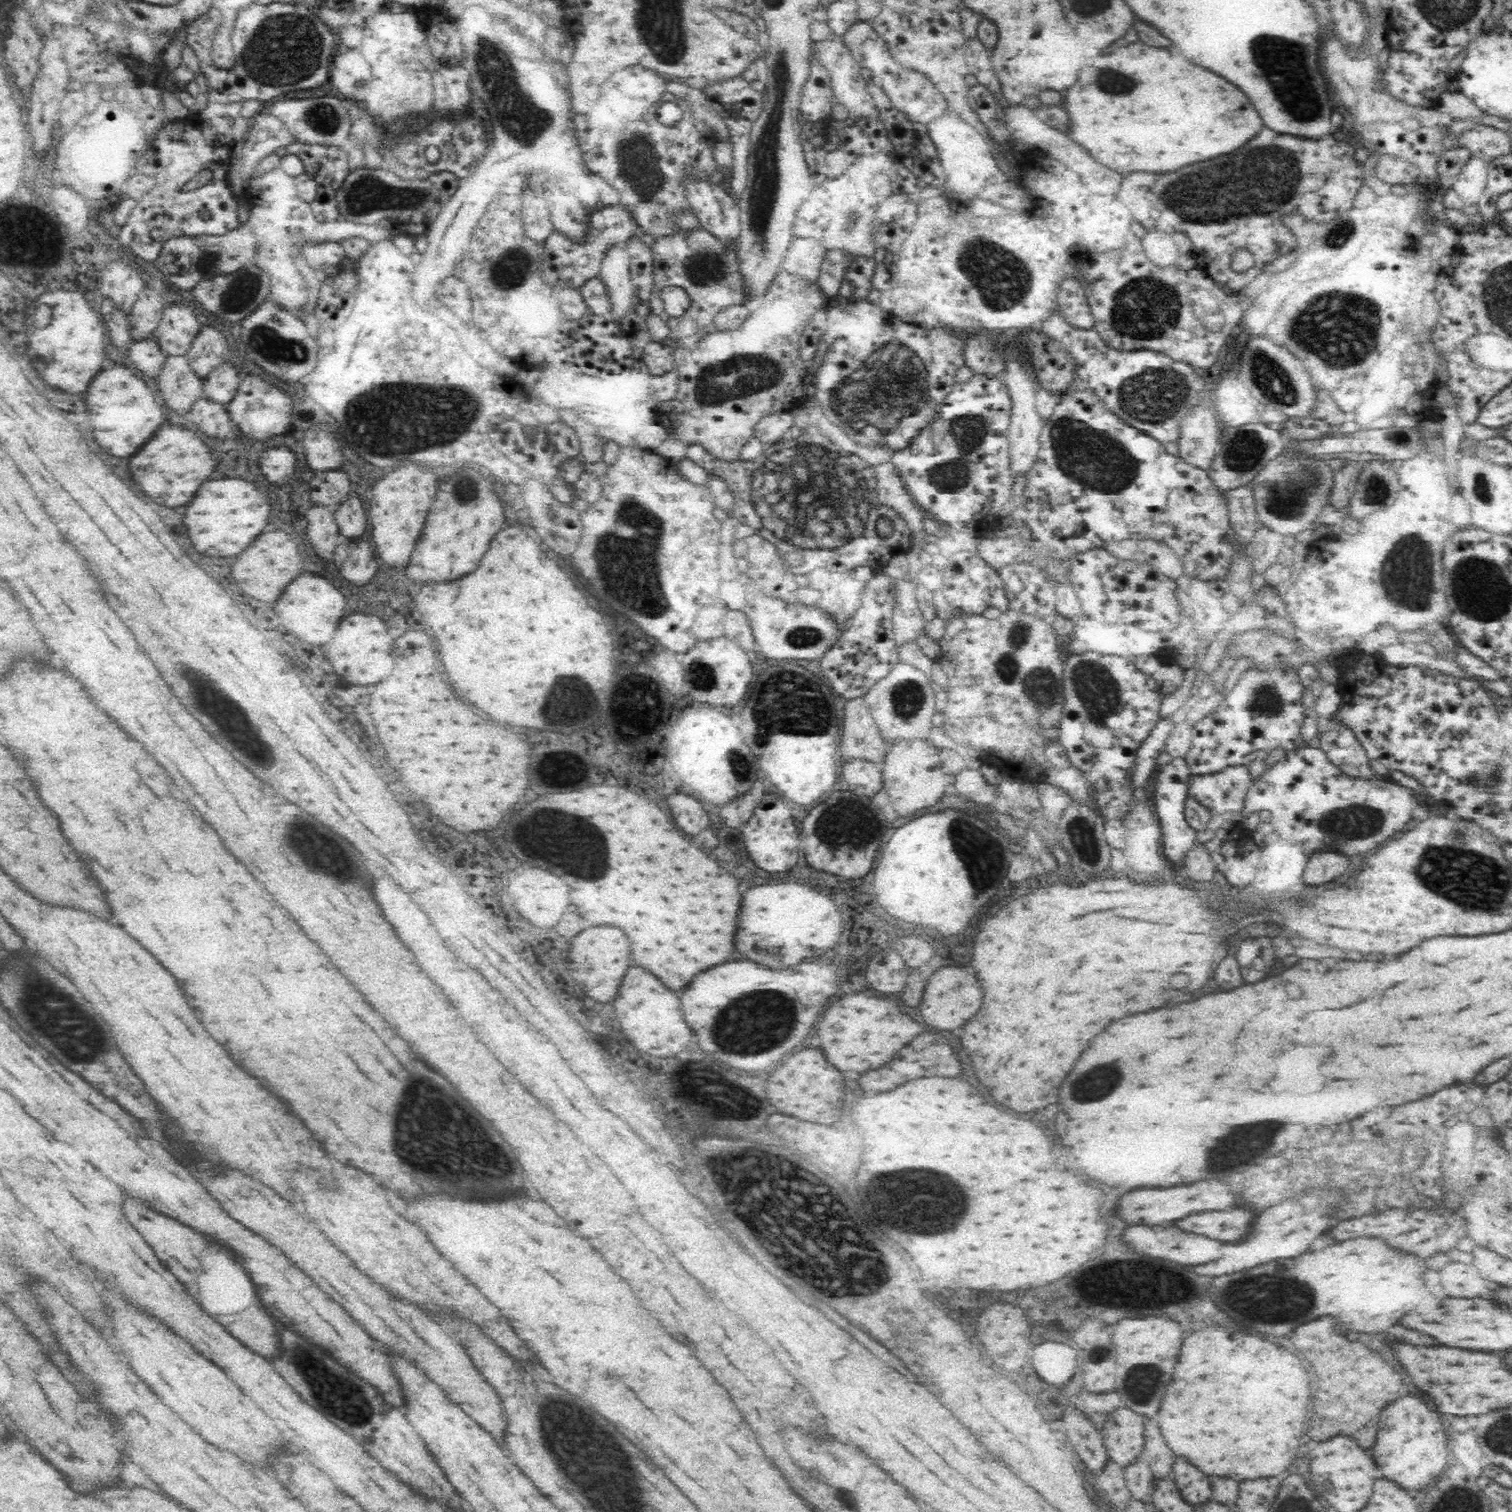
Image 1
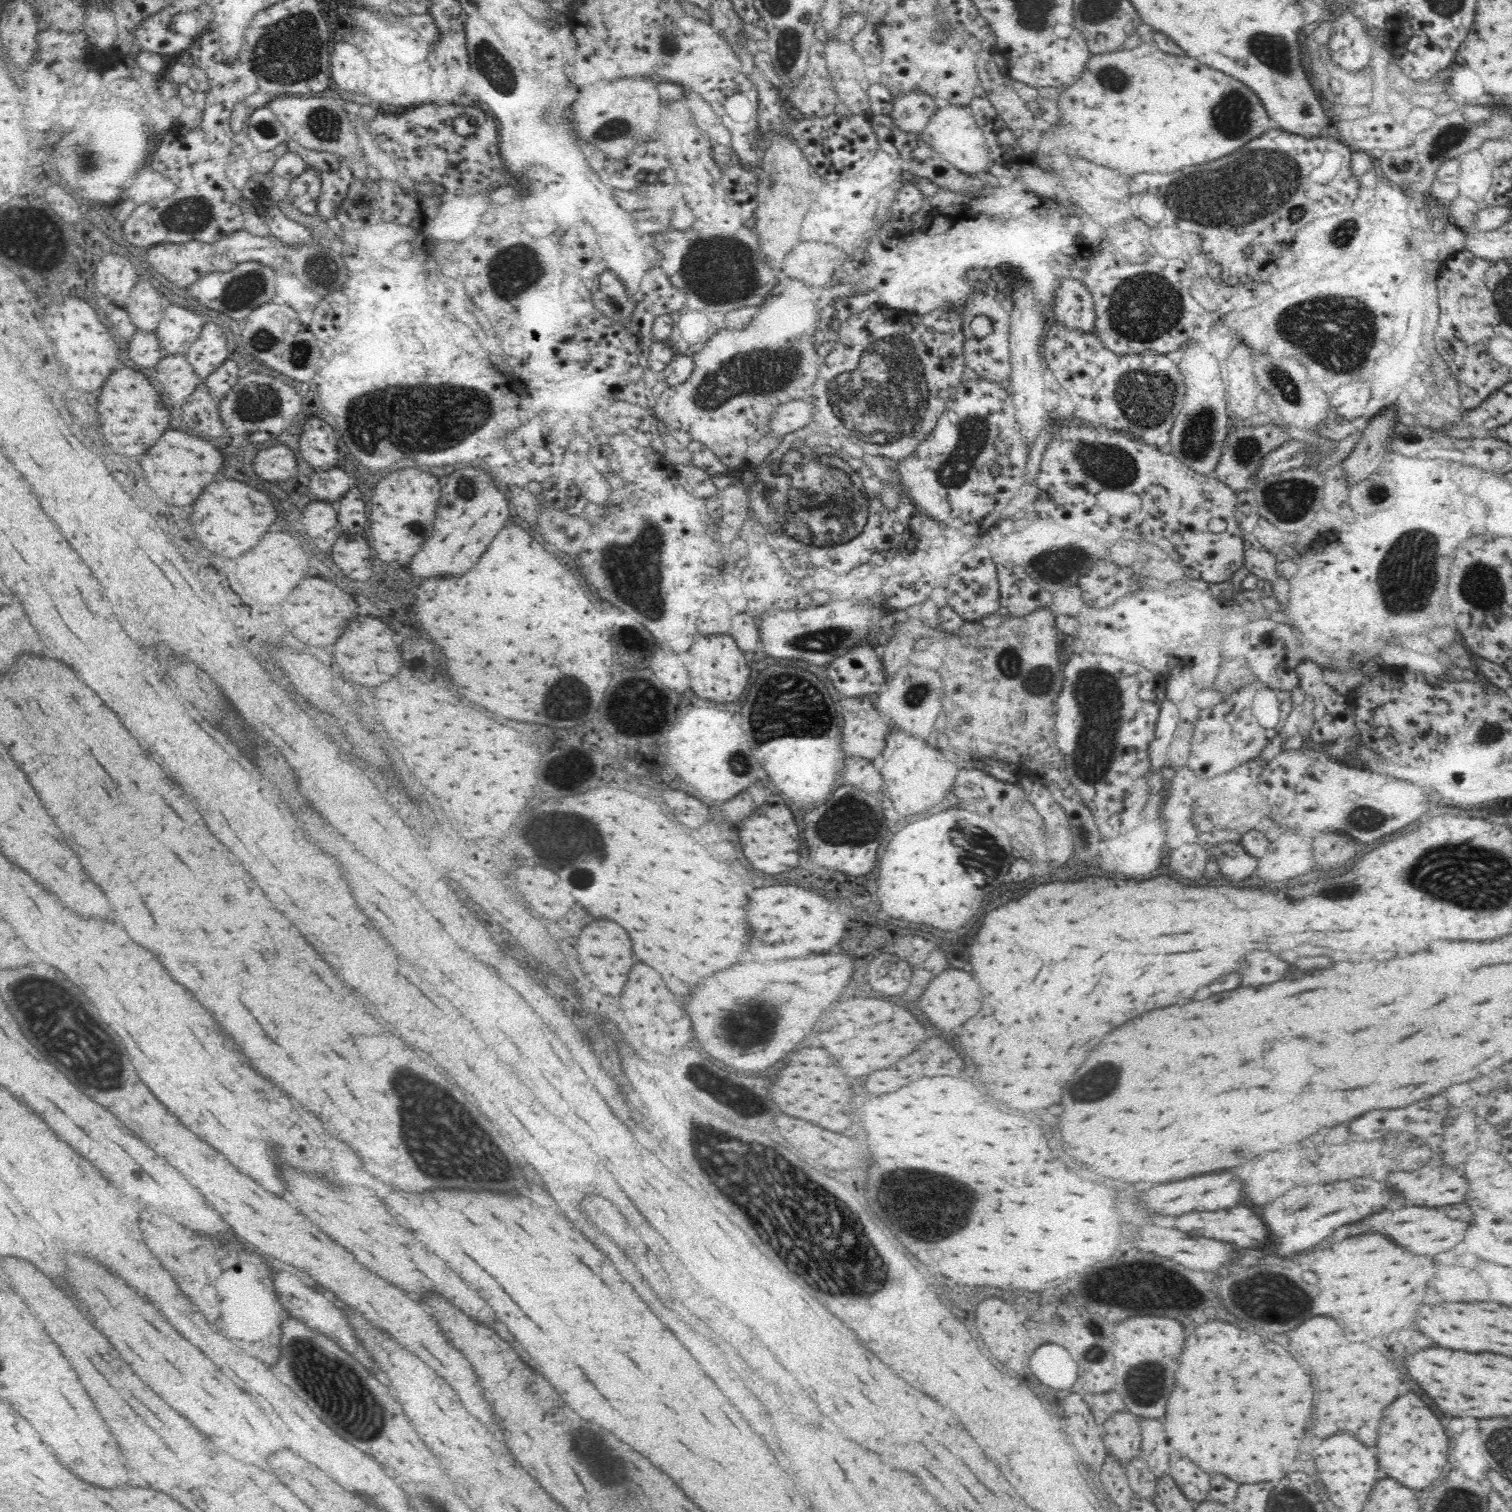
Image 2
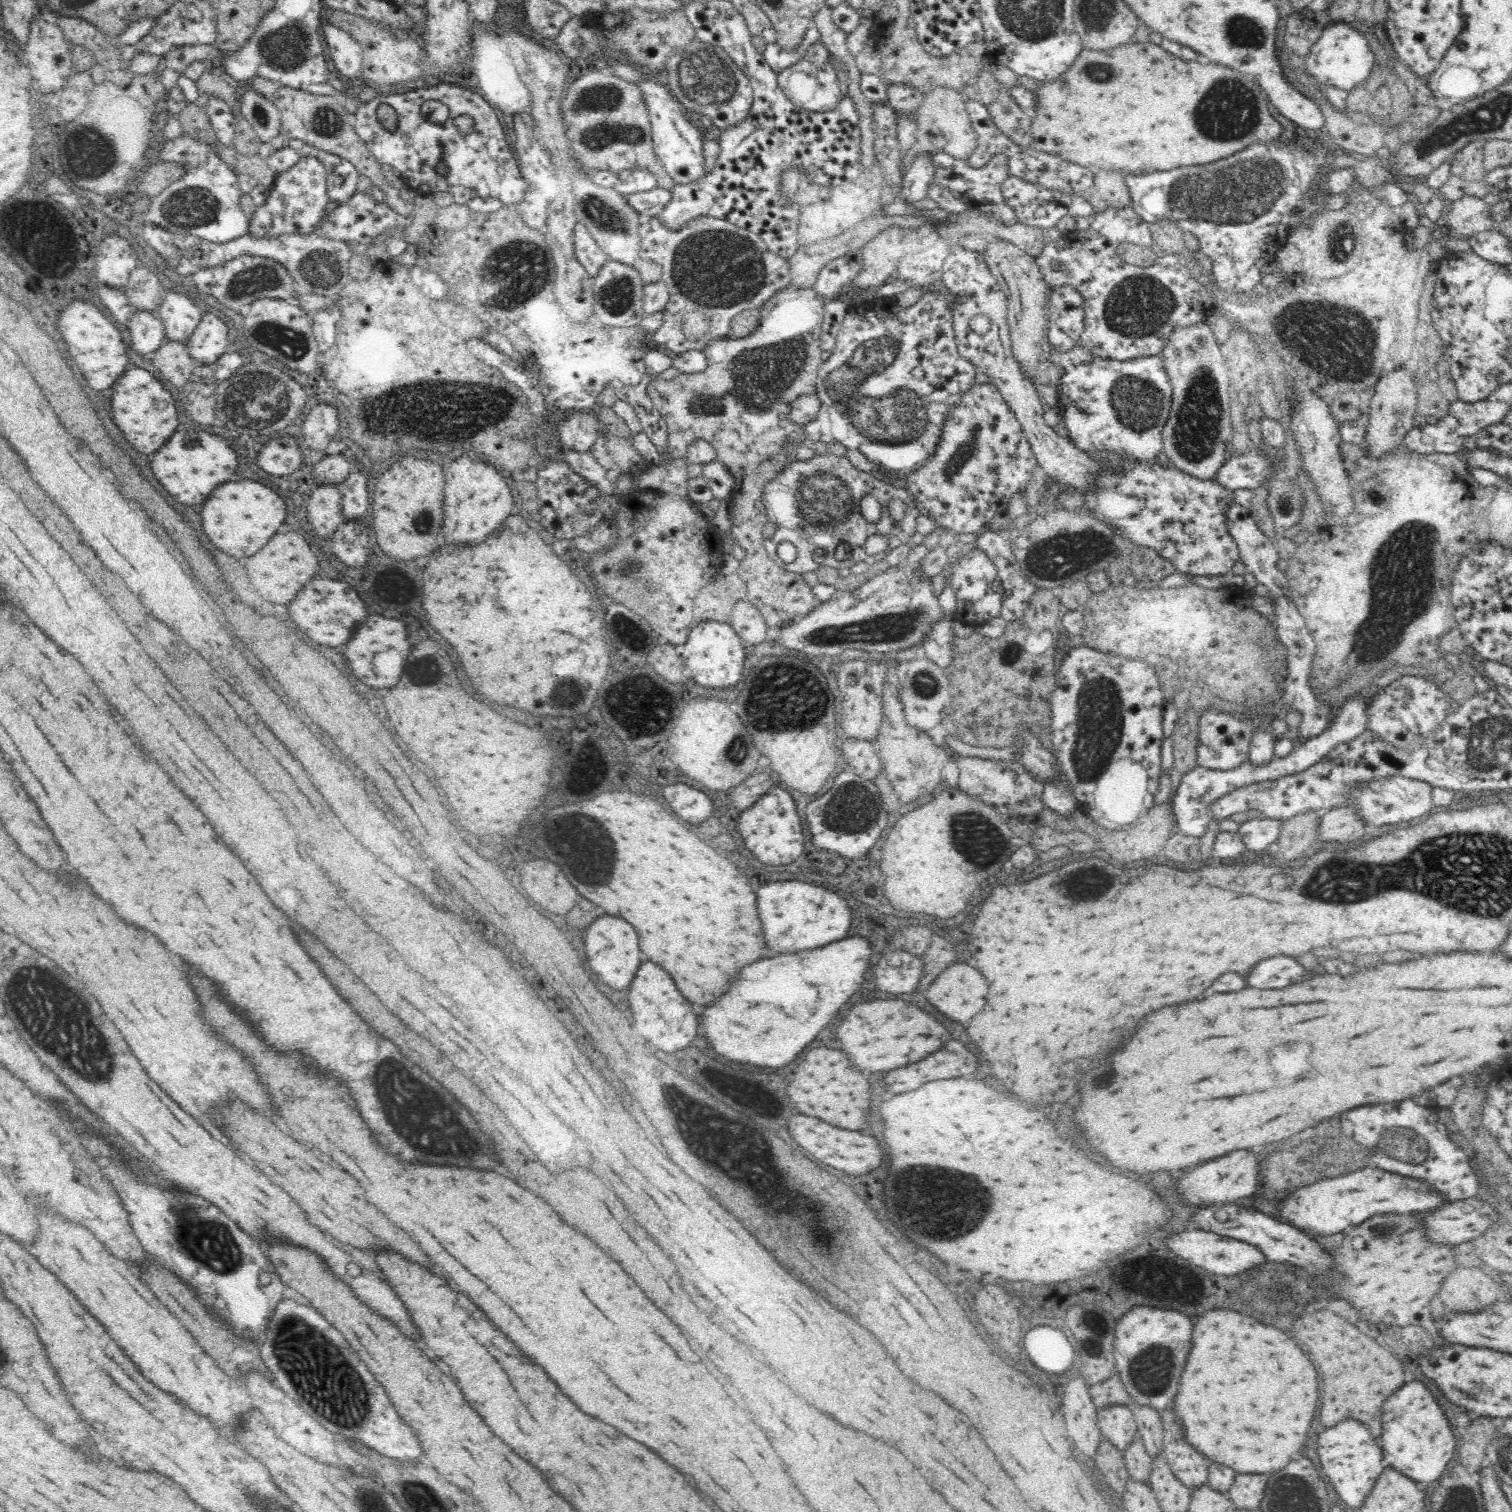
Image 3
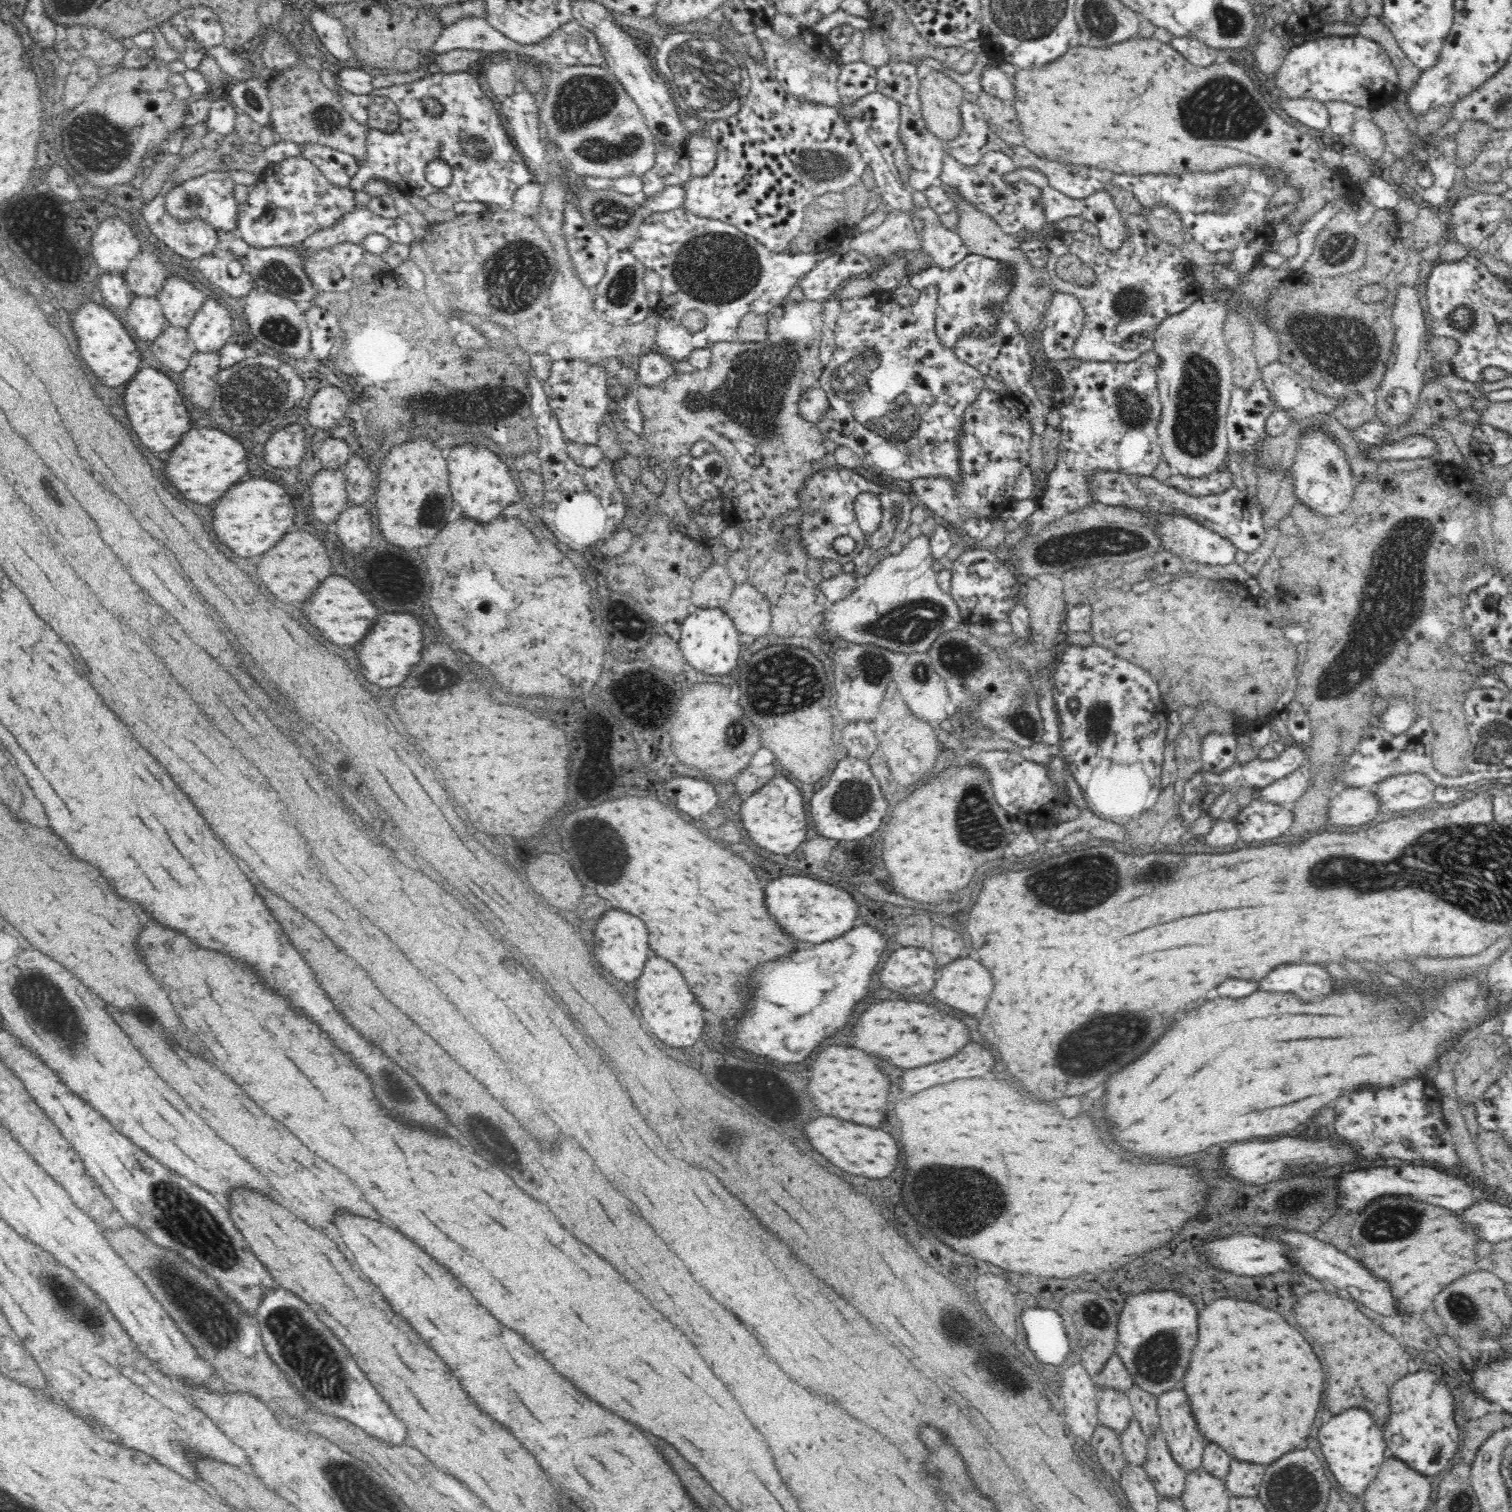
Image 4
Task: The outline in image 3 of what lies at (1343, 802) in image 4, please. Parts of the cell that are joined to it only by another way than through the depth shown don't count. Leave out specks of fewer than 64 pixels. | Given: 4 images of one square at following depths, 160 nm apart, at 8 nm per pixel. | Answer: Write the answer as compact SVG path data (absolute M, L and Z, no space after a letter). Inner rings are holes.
M1347 806L1326 810L1319 816L1317 838L1324 842L1346 844L1362 838L1364 832L1367 832L1364 821Z

